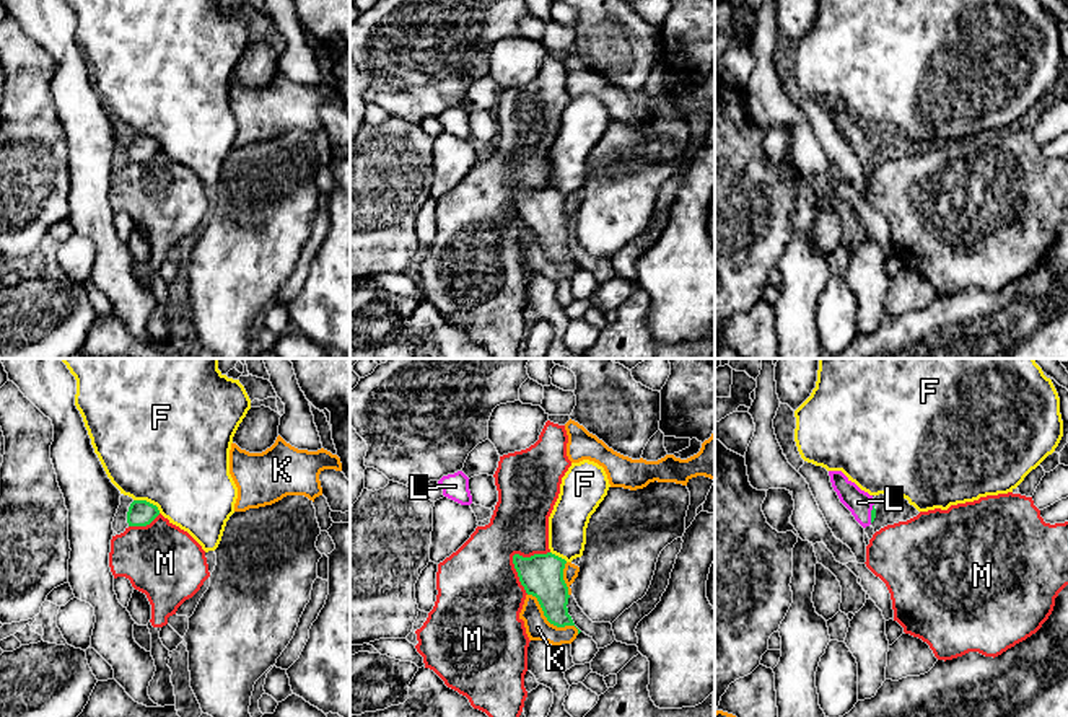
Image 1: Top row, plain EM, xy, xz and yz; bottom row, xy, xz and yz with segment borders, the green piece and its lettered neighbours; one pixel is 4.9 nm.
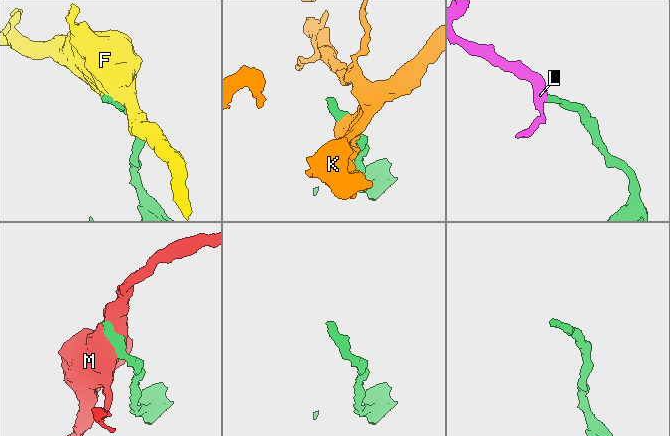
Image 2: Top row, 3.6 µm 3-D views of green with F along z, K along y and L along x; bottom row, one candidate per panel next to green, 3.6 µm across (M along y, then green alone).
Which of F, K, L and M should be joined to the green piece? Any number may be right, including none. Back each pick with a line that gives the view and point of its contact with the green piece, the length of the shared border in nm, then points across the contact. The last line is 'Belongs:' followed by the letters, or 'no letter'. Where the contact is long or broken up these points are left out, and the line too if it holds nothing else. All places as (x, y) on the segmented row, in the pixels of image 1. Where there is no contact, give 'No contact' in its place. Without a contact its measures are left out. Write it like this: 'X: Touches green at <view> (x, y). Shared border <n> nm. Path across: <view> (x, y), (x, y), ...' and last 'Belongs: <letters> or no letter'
L: Touches green at yz (871, 514). Shared border 100 nm. Path across: yz (873, 512), (871, 514), (858, 502)
Belongs: L

